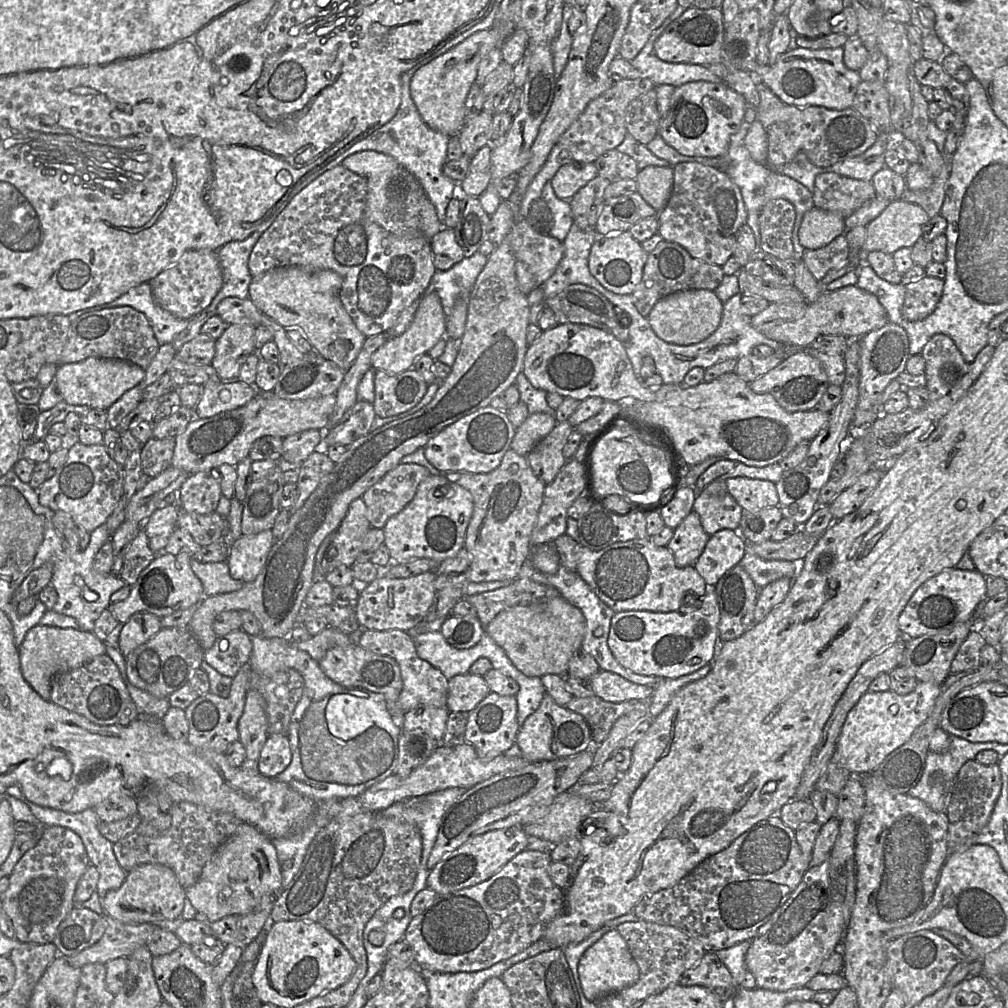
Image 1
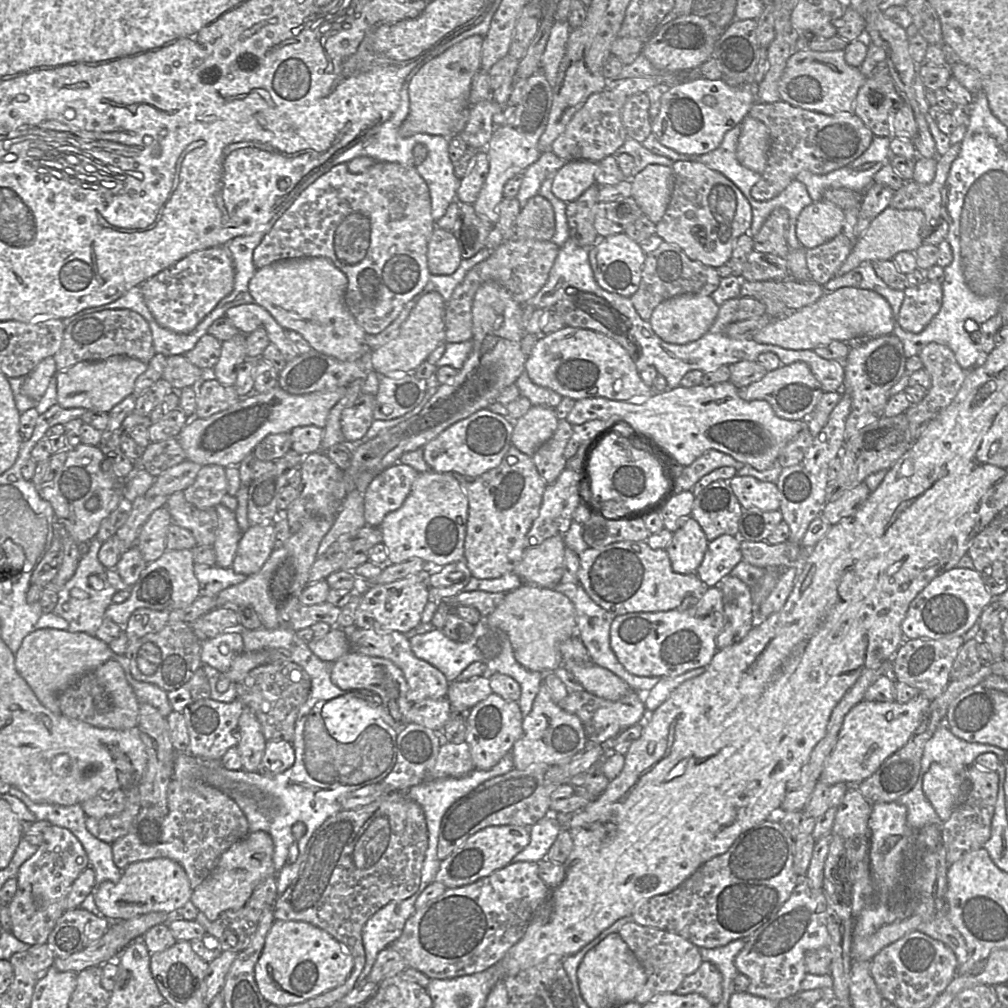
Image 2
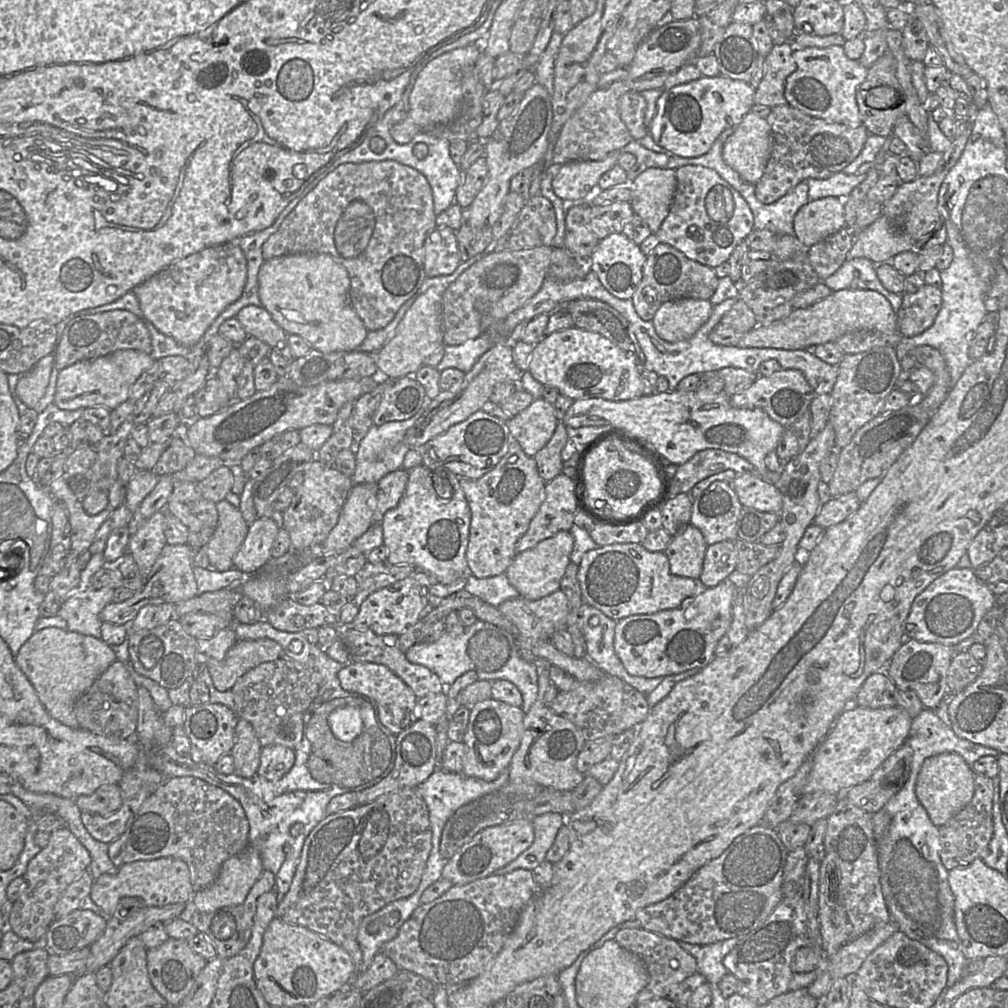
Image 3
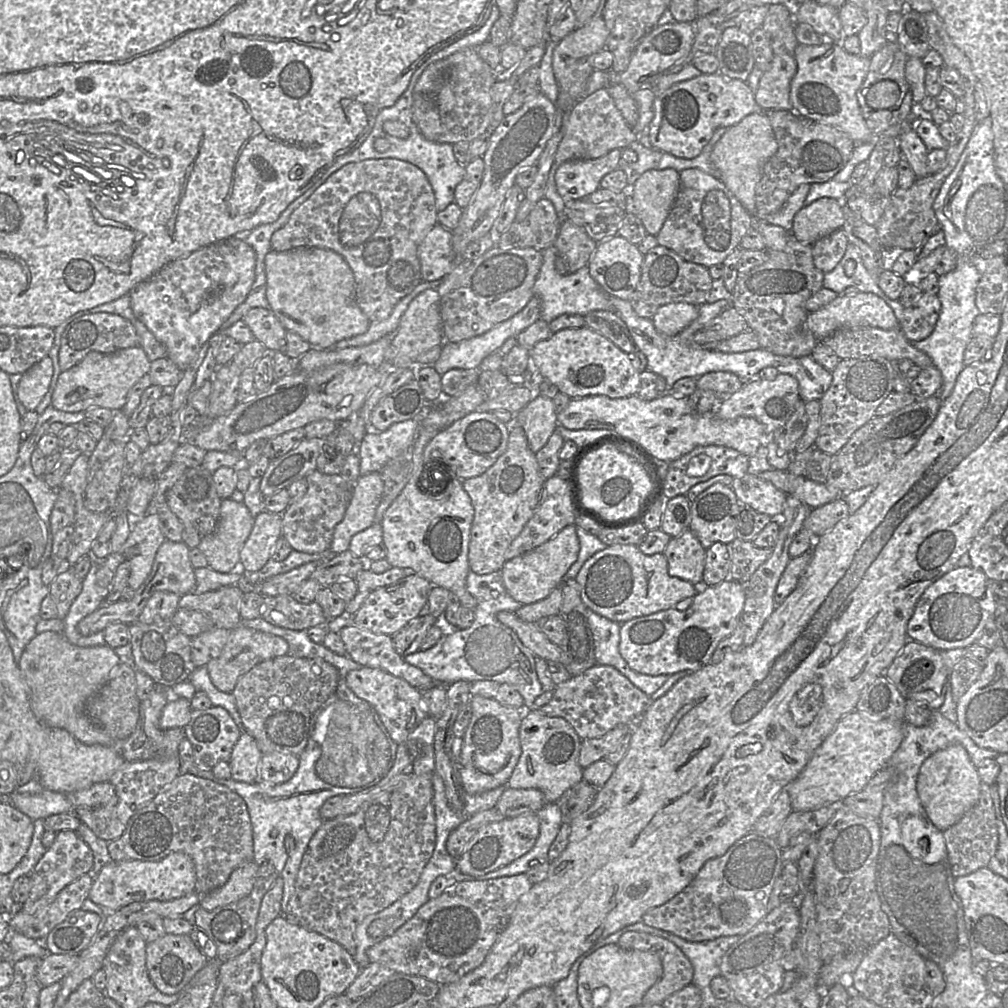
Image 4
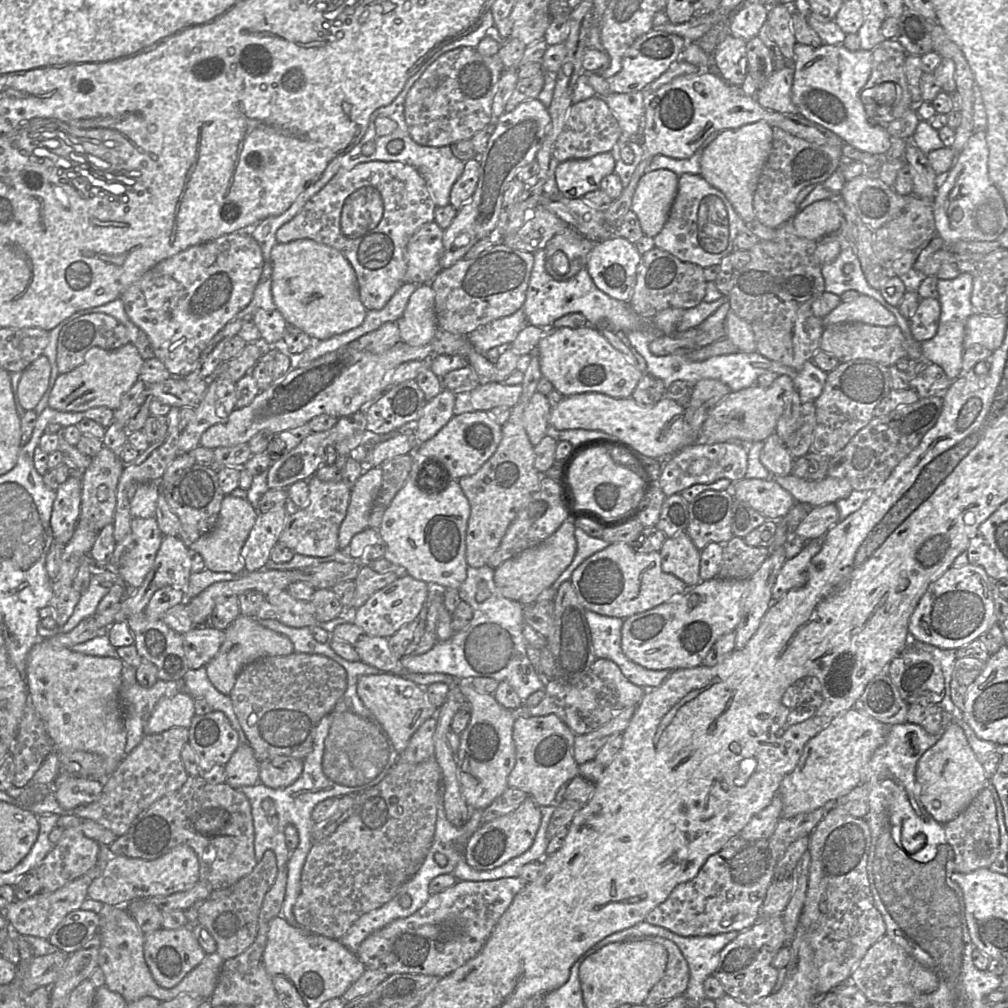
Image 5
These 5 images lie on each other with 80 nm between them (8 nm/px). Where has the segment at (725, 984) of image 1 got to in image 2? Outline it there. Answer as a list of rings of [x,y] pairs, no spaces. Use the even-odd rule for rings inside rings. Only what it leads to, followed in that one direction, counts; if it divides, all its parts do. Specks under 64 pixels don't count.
[[[703,961],[695,972],[684,978],[675,993],[698,993],[711,1004],[717,1005],[723,996],[722,979],[720,971],[713,963]]]

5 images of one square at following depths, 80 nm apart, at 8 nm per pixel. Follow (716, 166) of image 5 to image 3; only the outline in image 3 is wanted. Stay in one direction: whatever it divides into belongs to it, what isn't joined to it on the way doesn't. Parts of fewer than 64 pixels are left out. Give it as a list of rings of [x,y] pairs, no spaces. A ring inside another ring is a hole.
[[[754,105],[724,143],[722,157],[744,181],[756,185],[764,174],[772,150],[772,128],[757,114]]]

